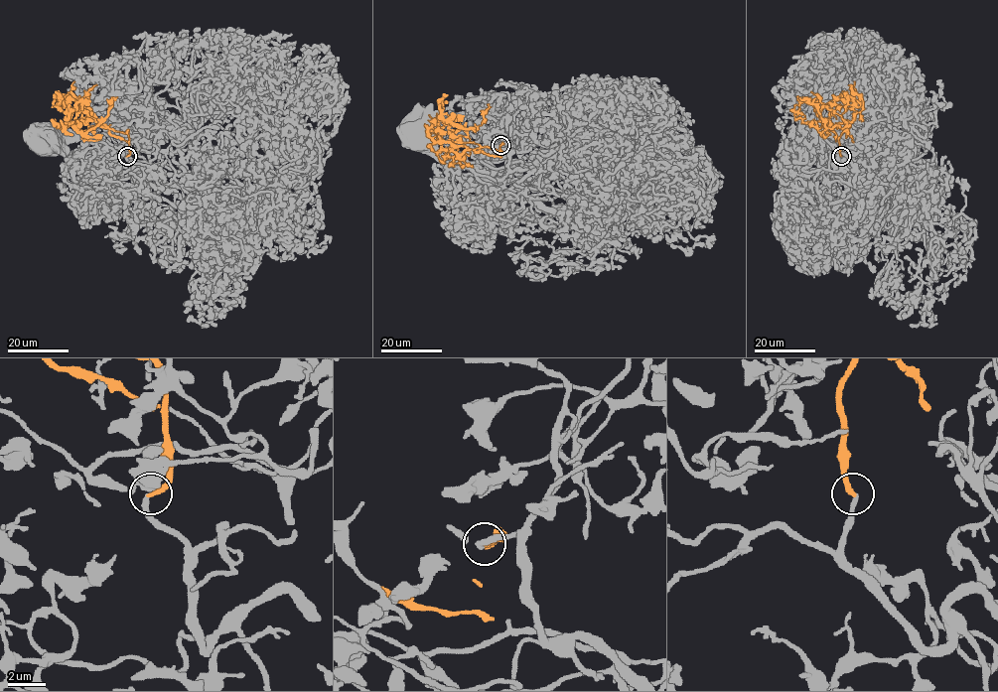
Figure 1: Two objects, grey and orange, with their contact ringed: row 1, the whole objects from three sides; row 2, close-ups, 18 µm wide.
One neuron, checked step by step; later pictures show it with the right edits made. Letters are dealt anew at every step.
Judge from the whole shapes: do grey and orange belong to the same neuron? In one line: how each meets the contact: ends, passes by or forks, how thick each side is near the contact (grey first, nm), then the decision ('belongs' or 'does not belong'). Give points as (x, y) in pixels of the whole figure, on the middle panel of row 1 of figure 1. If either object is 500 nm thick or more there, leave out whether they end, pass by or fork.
grey ends | orange ends | 220/280 nm | belongs

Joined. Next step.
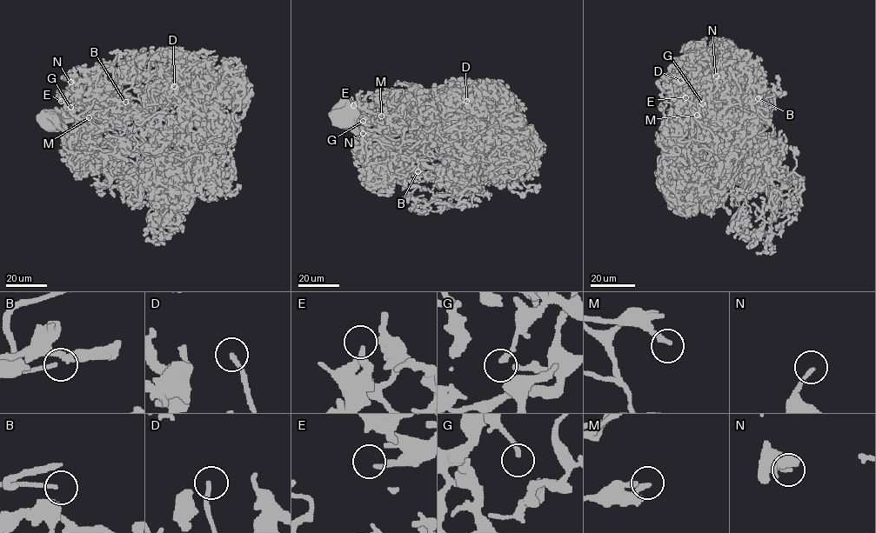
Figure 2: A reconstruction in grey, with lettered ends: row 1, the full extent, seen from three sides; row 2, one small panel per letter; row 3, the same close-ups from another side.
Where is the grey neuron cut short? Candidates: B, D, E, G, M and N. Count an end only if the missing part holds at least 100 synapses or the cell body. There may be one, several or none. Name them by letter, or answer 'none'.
B, D

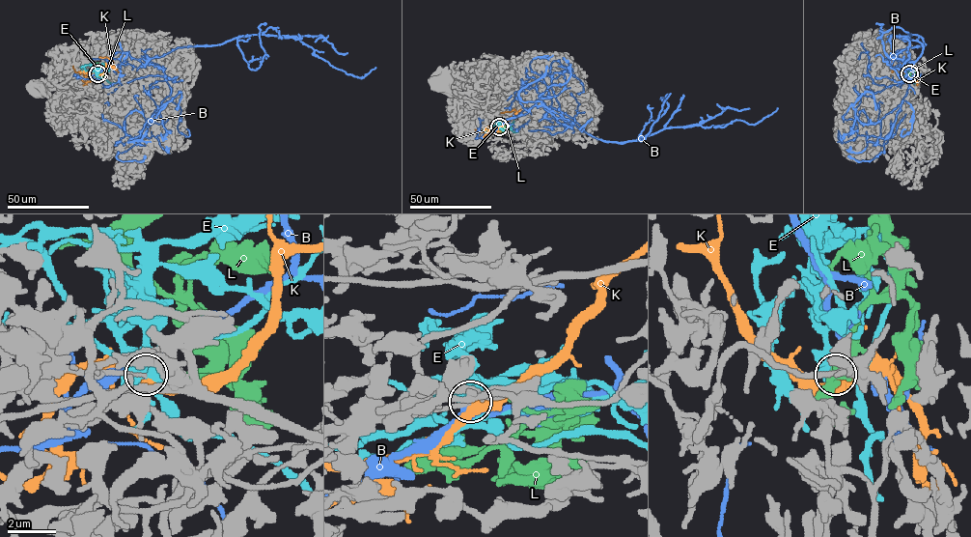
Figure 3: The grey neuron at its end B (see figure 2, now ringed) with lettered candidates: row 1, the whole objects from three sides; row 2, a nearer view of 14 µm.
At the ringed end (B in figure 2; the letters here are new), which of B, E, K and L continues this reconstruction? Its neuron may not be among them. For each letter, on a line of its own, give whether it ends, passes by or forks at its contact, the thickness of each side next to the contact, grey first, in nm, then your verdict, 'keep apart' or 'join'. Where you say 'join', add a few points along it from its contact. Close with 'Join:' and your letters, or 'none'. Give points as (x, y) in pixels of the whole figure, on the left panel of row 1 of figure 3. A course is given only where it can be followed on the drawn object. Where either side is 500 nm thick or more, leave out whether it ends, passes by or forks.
B: 180/500 nm | keep apart
E: it passes by | 180/460 nm | keep apart
K: it passes by | 150/440 nm | keep apart
L: it ends | 160/240 nm | join
Join: L

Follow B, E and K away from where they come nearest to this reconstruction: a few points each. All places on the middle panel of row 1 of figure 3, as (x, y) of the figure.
B: (499, 127), (543, 106), (565, 113), (593, 136), (622, 142), (692, 125), (754, 124), (777, 108)
E: (499, 127), (492, 129), (518, 131)
K: (499, 127), (516, 112), (513, 109), (501, 113)

